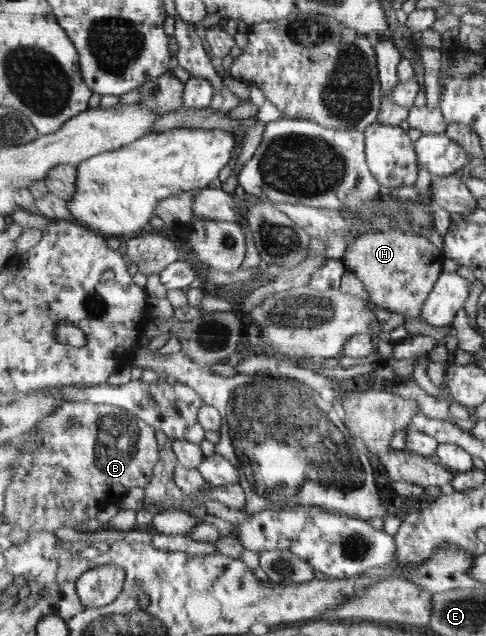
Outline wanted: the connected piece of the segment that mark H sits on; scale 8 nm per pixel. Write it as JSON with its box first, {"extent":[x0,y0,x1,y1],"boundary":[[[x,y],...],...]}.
{"extent":[342,229,446,318],"boundary":[[[397,229],[364,233],[349,246],[342,260],[349,272],[356,275],[368,292],[373,302],[380,307],[392,312],[401,314],[404,318],[421,318],[421,314],[435,287],[436,279],[434,278],[434,270],[442,270],[444,260],[446,260],[445,252],[442,248],[438,248],[433,242],[430,242],[421,234],[404,233]]]}

